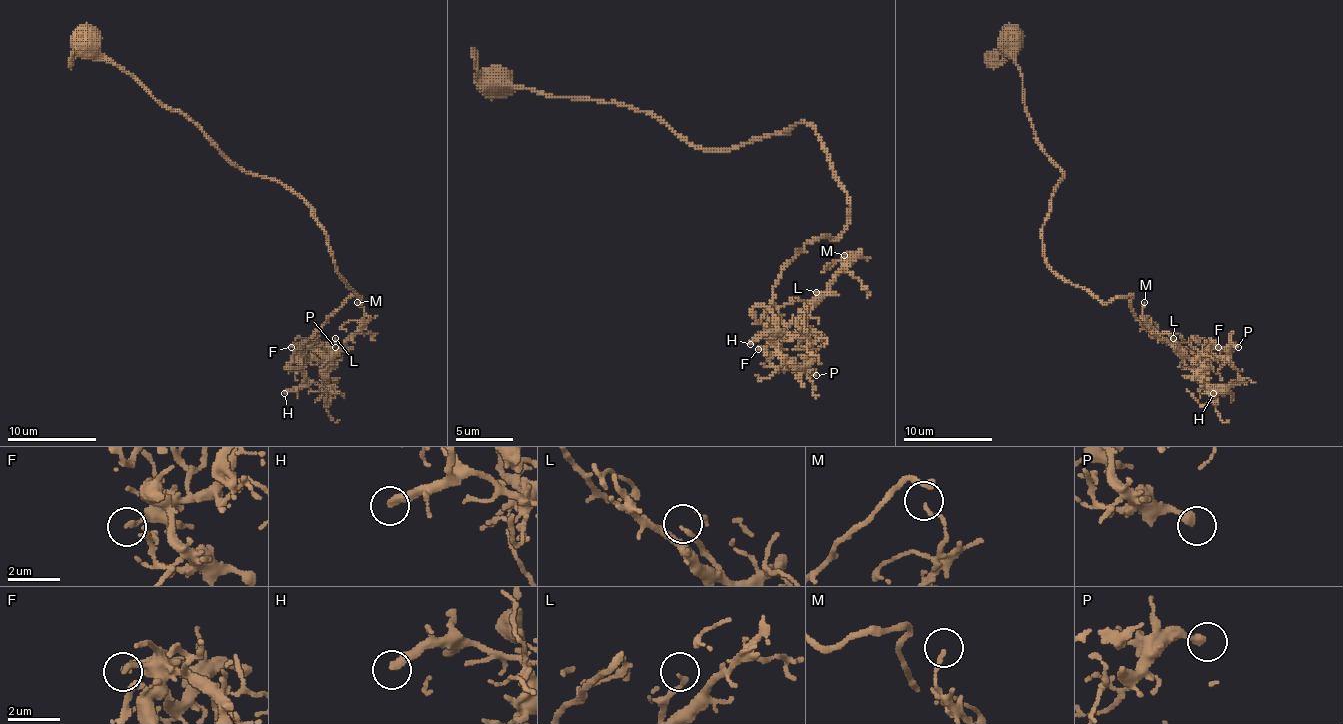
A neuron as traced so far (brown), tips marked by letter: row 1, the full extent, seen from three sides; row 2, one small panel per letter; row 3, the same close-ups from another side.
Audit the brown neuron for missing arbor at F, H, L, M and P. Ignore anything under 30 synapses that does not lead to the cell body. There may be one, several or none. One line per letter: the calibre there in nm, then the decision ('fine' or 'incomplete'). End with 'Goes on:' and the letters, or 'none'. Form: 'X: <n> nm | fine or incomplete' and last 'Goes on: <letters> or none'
F: 160 nm | fine
H: 320 nm | incomplete
L: 160 nm | fine
M: 90 nm | fine
P: 280 nm | fine
Goes on: H

